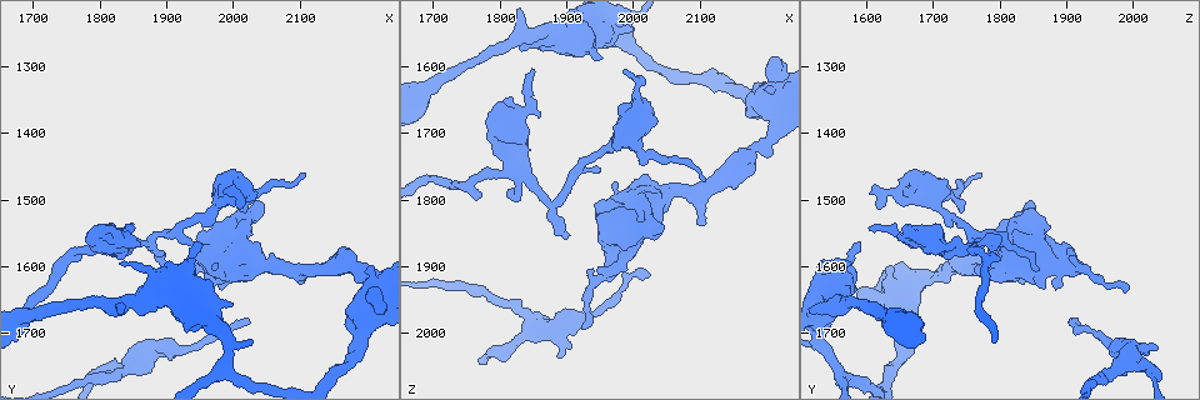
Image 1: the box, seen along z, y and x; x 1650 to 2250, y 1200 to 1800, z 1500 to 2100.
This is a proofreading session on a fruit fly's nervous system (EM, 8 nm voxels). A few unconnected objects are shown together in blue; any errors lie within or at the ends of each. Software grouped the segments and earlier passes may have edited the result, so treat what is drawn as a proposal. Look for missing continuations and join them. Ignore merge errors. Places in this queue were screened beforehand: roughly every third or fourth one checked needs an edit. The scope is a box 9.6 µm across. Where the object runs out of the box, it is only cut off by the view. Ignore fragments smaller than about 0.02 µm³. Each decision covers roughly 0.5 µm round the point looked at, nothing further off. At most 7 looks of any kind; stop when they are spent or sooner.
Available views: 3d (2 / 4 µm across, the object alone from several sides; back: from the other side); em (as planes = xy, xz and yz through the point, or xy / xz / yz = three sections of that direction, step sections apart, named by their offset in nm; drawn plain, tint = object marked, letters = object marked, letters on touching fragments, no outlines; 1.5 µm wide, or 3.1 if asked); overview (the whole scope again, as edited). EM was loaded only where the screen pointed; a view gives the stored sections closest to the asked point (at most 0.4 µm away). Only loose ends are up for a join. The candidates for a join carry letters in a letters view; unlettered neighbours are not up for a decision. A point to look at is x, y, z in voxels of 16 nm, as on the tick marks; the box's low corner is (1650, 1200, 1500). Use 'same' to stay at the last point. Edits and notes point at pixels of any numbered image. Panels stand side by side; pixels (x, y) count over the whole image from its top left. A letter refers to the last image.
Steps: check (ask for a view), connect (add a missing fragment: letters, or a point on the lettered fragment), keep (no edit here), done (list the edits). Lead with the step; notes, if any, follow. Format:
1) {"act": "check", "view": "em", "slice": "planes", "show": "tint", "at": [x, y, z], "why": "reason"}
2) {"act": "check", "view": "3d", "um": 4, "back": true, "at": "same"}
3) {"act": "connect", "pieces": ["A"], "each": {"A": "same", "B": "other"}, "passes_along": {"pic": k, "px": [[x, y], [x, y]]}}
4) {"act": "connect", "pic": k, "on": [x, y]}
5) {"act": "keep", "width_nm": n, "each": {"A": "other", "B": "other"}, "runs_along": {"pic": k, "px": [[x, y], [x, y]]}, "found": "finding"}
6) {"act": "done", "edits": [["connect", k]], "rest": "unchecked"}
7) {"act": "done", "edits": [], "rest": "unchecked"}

{"act": "check", "view": "em", "slice": "xy", "step": 4, "show": "letters", "at": [1850, 1540, 1605], "why": "an open end"}

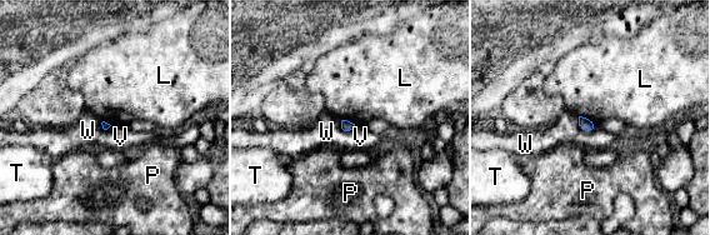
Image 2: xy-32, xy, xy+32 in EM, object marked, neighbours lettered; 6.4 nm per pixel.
{"act": "check", "view": "em", "slice": "planes", "show": "letters", "at": "same"}

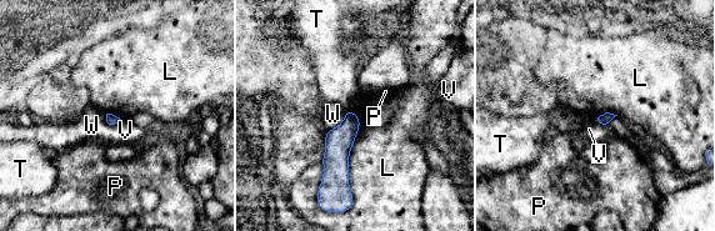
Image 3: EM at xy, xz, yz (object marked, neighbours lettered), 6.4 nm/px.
{"act": "keep", "longest_contact_nm": ["L", 420], "each": {"L": "other", "P": "other", "T": "other", "V": "other", "W": "other"}, "found": "no lettered fragment goes on from it"}

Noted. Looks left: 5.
{"act": "check", "view": "3d", "um": 2, "back": true, "at": [1885, 1720, 2035], "why": "an open end"}

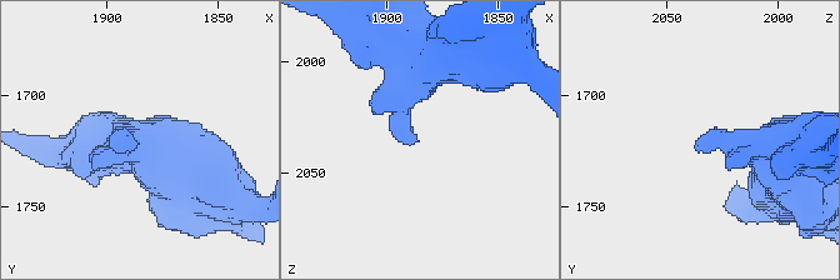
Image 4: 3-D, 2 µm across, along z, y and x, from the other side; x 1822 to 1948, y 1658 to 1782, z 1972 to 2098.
{"act": "check", "view": "em", "slice": "xy", "step": 4, "show": "letters", "at": [1888, 1724, 2035], "why": "shape alone is not enough"}

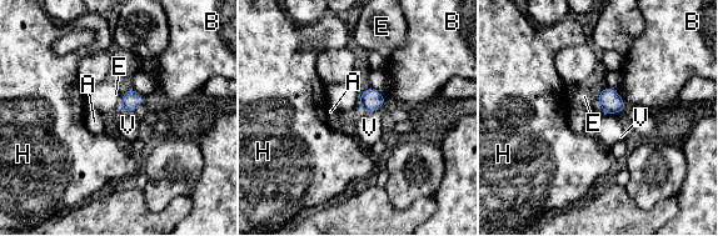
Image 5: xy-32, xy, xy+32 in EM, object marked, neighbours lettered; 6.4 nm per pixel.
{"act": "check", "view": "em", "slice": "xz", "step": 8, "show": "letters", "at": "same"}

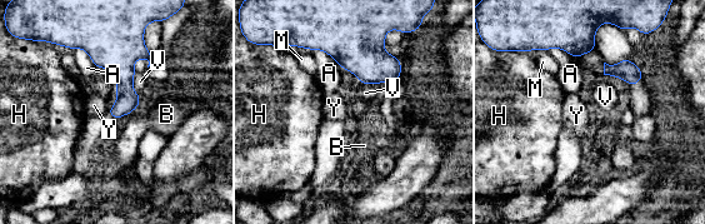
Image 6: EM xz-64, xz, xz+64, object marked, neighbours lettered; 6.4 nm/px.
{"act": "keep", "width_nm": 150, "each": {"A": "other", "B": "other", "H": "other", "M": "other", "V": "other", "Y": "other"}, "border": {"pic": 6, "px": [[109, 109], [106, 113]]}, "found": "no lettered fragment goes on from it"}

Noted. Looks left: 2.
{"act": "check", "view": "em", "slice": "planes", "show": "letters", "at": [1975, 1605, 1780], "why": "free end"}

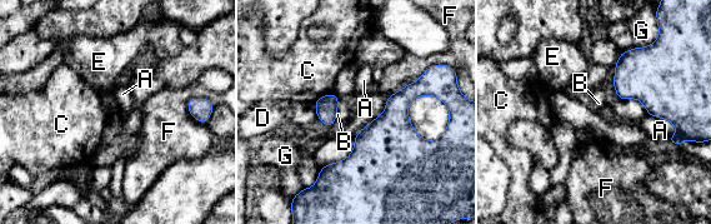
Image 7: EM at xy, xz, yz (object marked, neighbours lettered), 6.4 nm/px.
{"act": "keep", "each": {"A": "other", "B": "other", "C": "other", "D": "other", "E": "other", "F": "other", "G": "other"}, "border": {"pic": 7, "px": [[339, 100], [336, 119]]}, "found": "none of them fits"}

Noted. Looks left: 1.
{"act": "done", "edits": [], "rest": "unchecked"}

